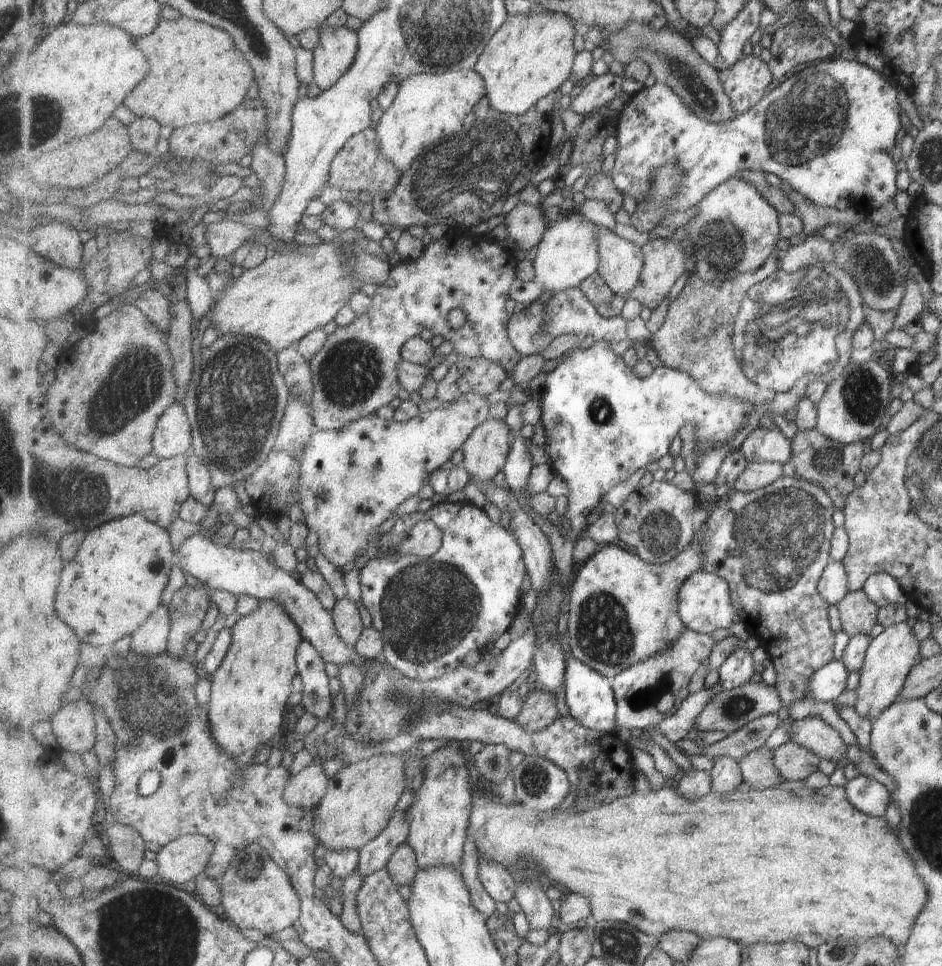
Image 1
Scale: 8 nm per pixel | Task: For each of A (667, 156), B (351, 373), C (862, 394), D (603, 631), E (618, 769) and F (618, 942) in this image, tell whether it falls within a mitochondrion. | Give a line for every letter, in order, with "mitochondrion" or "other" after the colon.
A: other
B: mitochondrion
C: mitochondrion
D: mitochondrion
E: other
F: mitochondrion

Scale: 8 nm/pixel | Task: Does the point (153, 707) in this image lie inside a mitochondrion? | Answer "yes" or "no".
yes

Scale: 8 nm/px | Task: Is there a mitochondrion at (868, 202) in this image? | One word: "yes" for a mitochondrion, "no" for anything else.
no

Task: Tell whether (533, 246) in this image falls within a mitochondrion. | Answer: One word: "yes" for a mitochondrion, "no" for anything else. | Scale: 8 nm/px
no

